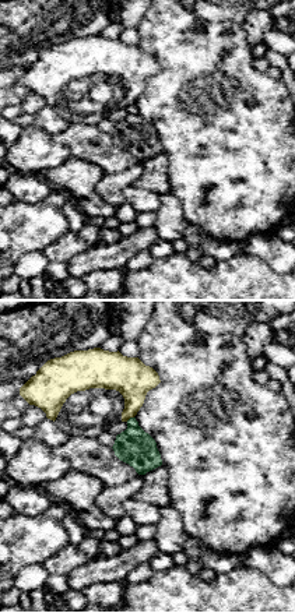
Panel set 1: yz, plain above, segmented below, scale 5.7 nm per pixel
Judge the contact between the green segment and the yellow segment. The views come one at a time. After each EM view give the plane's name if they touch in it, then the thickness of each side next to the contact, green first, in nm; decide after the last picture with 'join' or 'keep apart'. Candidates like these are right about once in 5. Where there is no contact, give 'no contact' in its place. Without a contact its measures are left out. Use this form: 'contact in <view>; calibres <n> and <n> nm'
contact in yz; calibres 200 and 220 nm

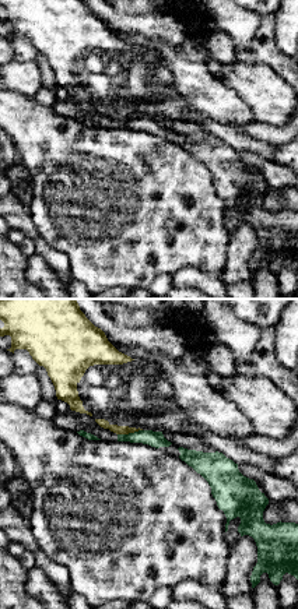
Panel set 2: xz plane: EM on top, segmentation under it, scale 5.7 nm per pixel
contact in xz; calibres 100 and 50 nm

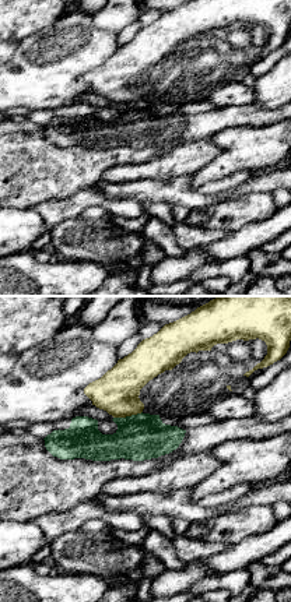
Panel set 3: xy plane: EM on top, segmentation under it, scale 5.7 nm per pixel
contact in xy; calibres 260 and 240 nm

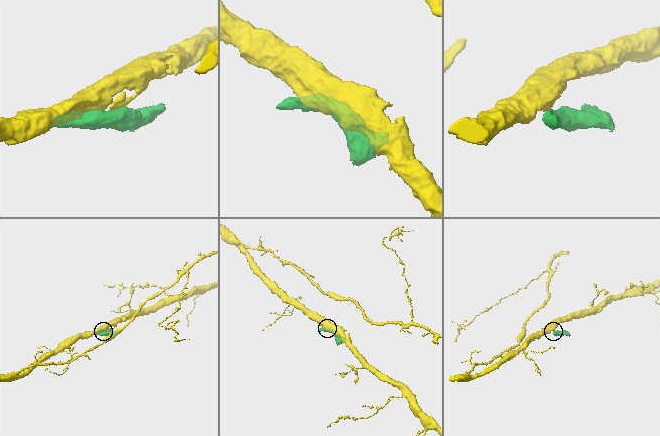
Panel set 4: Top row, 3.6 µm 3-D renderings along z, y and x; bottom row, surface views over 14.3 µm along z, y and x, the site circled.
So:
keep apart

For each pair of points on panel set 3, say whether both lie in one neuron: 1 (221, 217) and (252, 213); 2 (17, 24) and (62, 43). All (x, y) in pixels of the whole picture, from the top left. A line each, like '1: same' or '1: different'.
1: same
2: different

